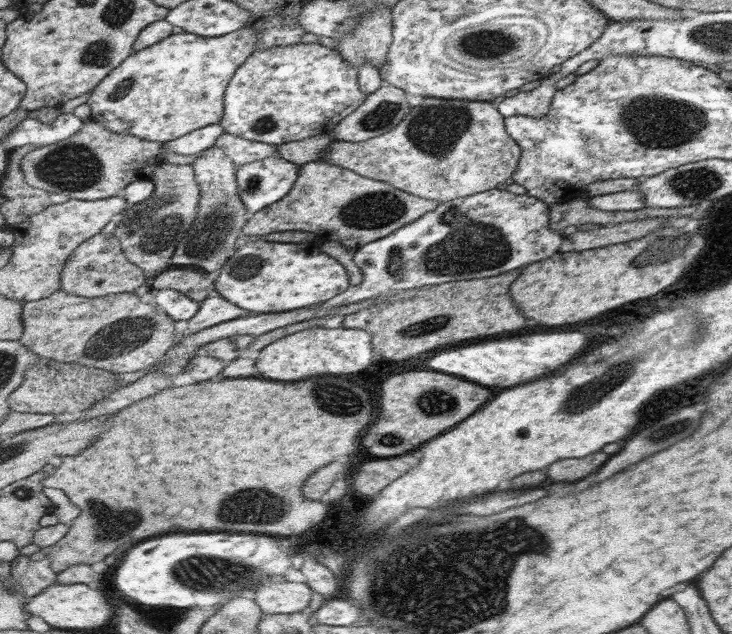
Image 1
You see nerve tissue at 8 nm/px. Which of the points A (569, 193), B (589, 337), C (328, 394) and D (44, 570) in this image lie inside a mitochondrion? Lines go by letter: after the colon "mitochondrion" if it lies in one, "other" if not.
A: other
B: other
C: mitochondrion
D: other

